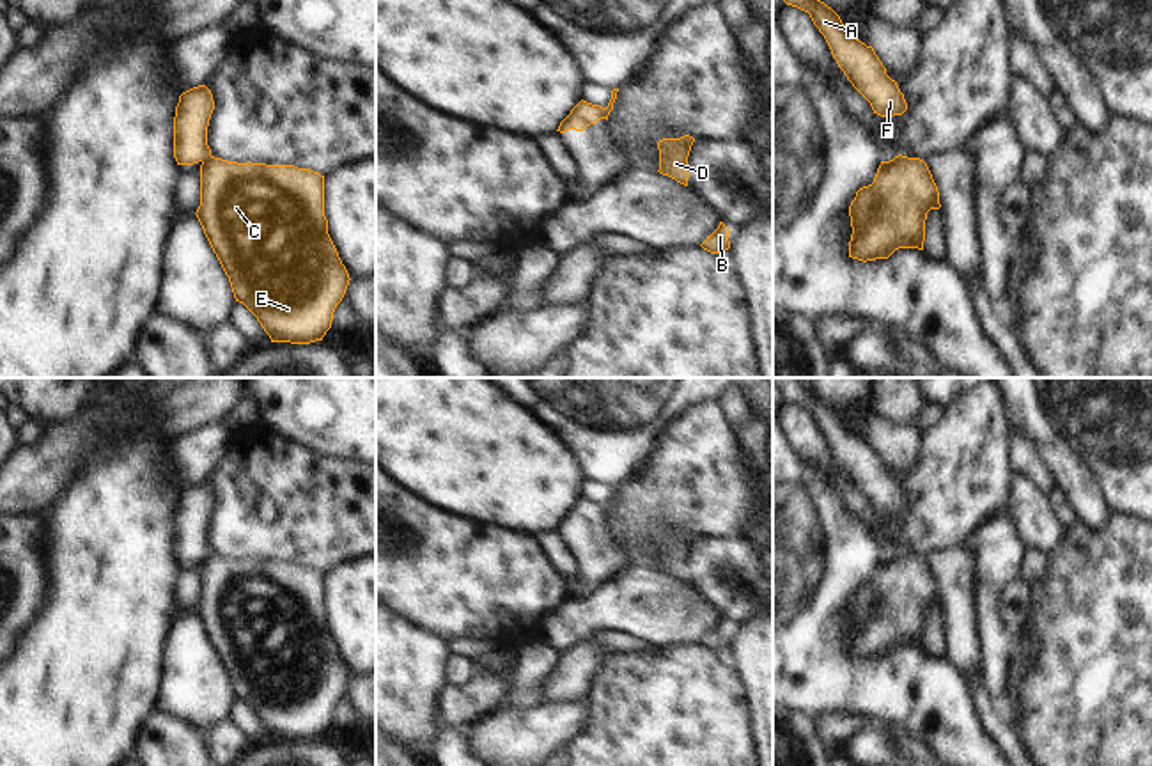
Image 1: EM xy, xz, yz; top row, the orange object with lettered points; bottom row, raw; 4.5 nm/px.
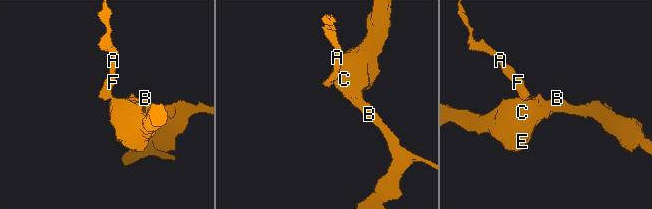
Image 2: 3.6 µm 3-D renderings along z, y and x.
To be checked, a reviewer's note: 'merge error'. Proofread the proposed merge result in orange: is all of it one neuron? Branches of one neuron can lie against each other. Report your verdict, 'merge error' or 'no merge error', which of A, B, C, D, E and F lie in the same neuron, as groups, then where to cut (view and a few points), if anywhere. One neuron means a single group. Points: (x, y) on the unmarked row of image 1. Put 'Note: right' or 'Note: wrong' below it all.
merge error; groups A F / B C D E; cut xy (210, 552), (202, 559)
Note: right

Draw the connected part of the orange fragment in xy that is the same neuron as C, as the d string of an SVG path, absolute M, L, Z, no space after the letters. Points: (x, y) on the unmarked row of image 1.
M209 553L200 562L200 603L195 612L236 699L257 715L271 739L323 738L351 677L328 631L324 573L294 562Z

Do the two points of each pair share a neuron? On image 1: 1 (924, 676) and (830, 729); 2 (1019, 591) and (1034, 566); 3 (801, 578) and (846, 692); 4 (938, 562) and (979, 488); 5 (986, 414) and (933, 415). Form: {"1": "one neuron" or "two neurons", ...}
{"1": "two neurons", "2": "two neurons", "3": "one neuron", "4": "two neurons", "5": "two neurons"}

